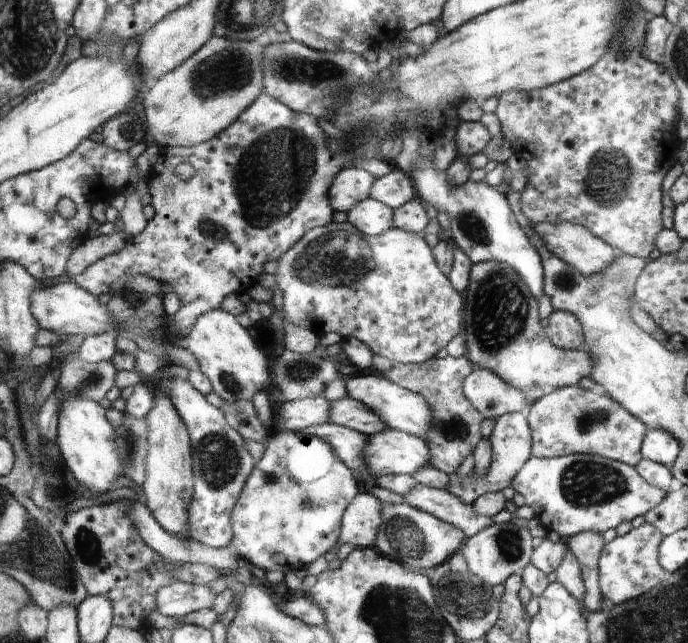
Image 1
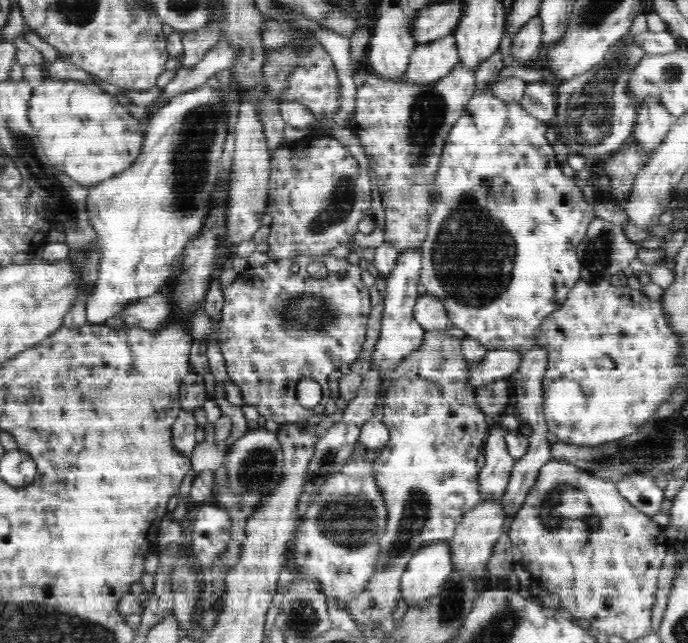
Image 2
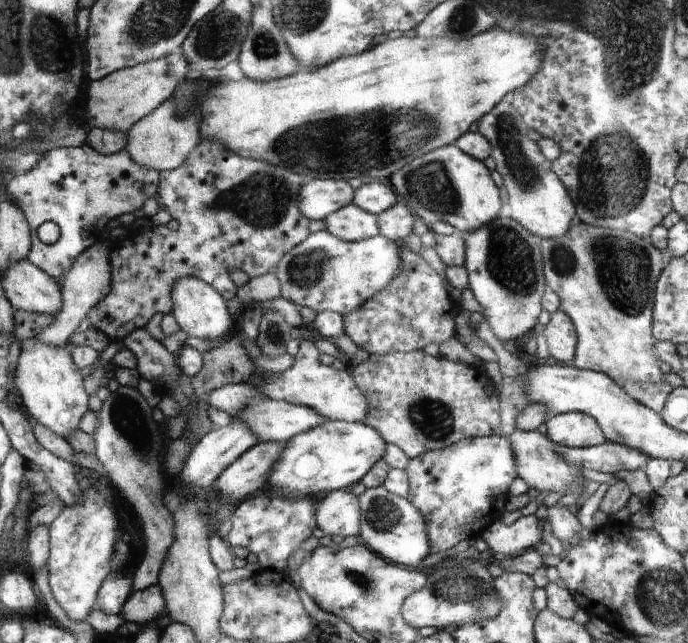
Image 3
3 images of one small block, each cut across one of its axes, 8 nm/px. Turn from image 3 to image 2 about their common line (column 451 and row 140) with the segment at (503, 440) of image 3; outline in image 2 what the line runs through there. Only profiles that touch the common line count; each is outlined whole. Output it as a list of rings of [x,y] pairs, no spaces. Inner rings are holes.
[[[492,90],[476,91],[469,101],[463,116],[454,124],[446,138],[441,164],[435,180],[438,193],[434,212],[428,220],[428,232],[421,246],[421,284],[428,294],[442,301],[449,319],[454,326],[464,330],[466,336],[474,337],[488,351],[505,349],[524,355],[534,346],[534,336],[543,318],[559,307],[566,300],[573,284],[581,279],[581,266],[577,252],[578,244],[588,234],[590,224],[595,220],[594,209],[584,199],[574,177],[568,178],[567,170],[560,170],[553,145],[546,139],[550,126],[531,116],[520,104],[504,102],[492,95]]]

